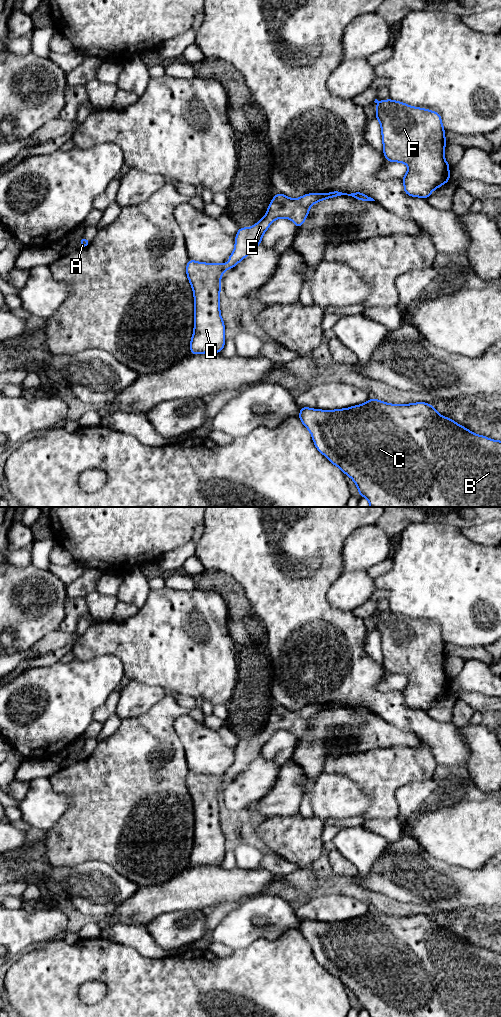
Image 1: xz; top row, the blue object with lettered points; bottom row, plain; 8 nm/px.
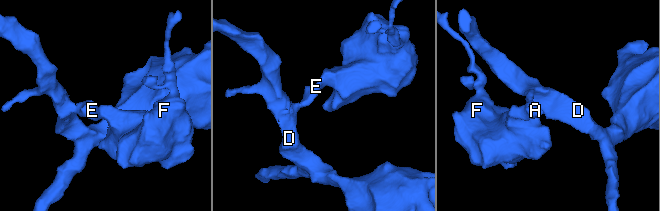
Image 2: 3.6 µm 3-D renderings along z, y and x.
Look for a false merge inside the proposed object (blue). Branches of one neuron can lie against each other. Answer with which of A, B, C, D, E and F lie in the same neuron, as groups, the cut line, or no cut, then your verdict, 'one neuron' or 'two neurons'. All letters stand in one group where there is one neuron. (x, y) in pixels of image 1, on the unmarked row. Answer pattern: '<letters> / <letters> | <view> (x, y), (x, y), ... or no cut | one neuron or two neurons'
A B C D E F | no cut | one neuron

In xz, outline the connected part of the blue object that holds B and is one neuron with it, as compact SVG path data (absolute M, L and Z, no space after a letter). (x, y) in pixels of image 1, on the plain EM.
M372 910L361 917L331 923L300 919L298 930L310 943L318 963L356 995L360 1009L366 1009L370 1017L501 1017L501 953L472 945L440 927L432 916L418 914L395 917Z

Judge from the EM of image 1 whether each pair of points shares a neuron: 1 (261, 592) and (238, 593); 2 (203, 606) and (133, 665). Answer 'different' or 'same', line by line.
1: different
2: same

